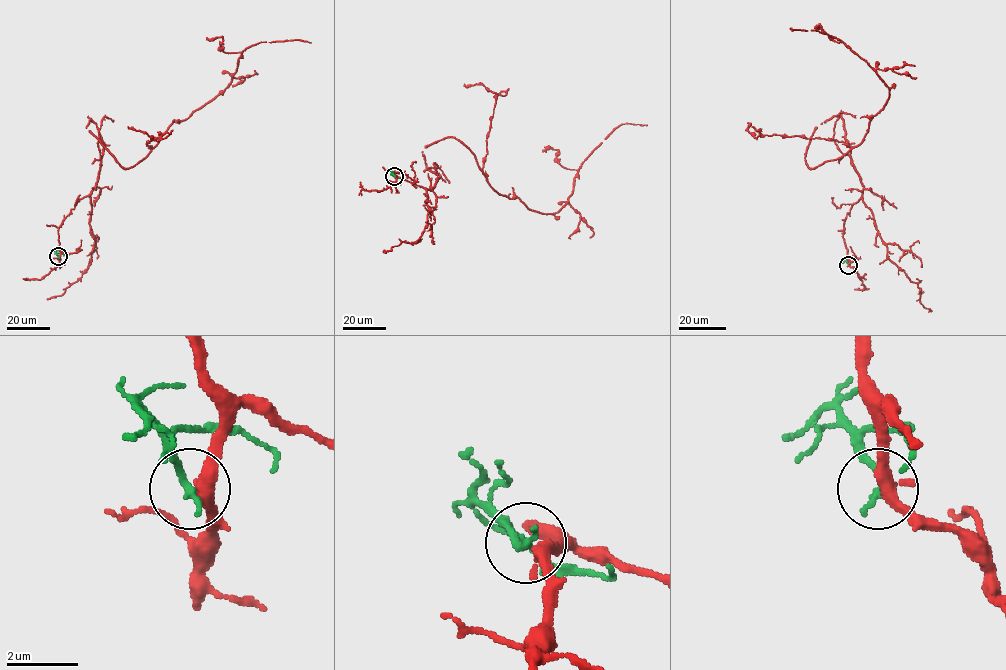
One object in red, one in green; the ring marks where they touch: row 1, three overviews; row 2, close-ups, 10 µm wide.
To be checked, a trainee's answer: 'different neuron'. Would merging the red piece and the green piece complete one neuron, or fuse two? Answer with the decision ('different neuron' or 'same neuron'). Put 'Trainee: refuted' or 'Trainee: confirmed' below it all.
different neuron
Trainee: confirmed

